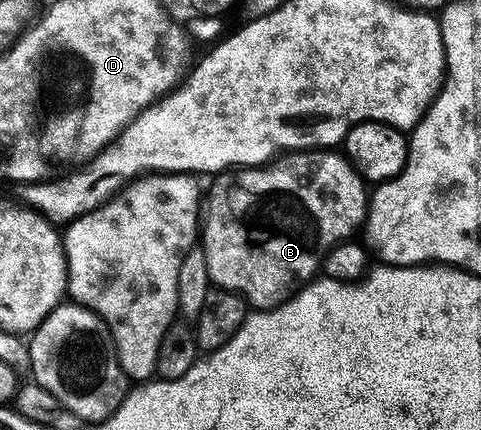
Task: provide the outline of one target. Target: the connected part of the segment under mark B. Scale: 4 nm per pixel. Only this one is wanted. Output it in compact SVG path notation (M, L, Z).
M300 150L288 152L262 166L240 166L234 170L224 170L214 177L211 189L205 192L205 215L201 220L201 247L205 250L205 262L209 262L209 278L216 288L223 288L227 292L236 292L243 297L248 305L255 310L276 308L284 304L287 299L301 291L320 275L323 260L337 244L350 241L355 227L362 225L367 219L367 205L369 203L369 188L358 170L351 165L346 155L335 150Z

